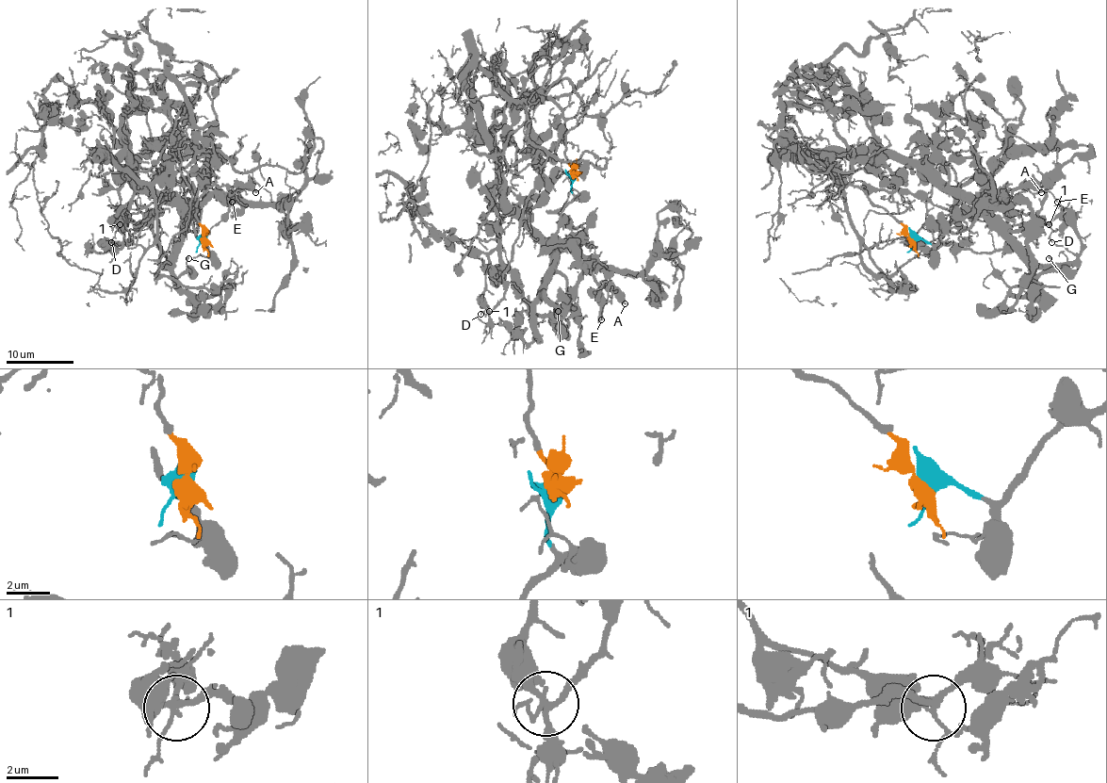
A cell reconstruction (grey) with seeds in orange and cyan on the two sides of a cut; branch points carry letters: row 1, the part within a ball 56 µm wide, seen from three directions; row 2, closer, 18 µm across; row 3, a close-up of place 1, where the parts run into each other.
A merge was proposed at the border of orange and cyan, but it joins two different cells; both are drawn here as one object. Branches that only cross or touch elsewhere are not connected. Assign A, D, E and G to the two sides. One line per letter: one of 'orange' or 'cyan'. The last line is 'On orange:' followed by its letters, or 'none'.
A: cyan
D: orange
E: cyan
G: cyan
On orange: D

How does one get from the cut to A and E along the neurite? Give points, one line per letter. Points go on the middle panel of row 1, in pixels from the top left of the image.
A: (573, 174), (573, 198), (561, 213), (556, 236), (570, 243), (595, 269), (607, 272), (612, 285), (626, 304)
E: (573, 174), (573, 198), (561, 213), (556, 236), (570, 243), (595, 269), (607, 272), (609, 287), (602, 319)

